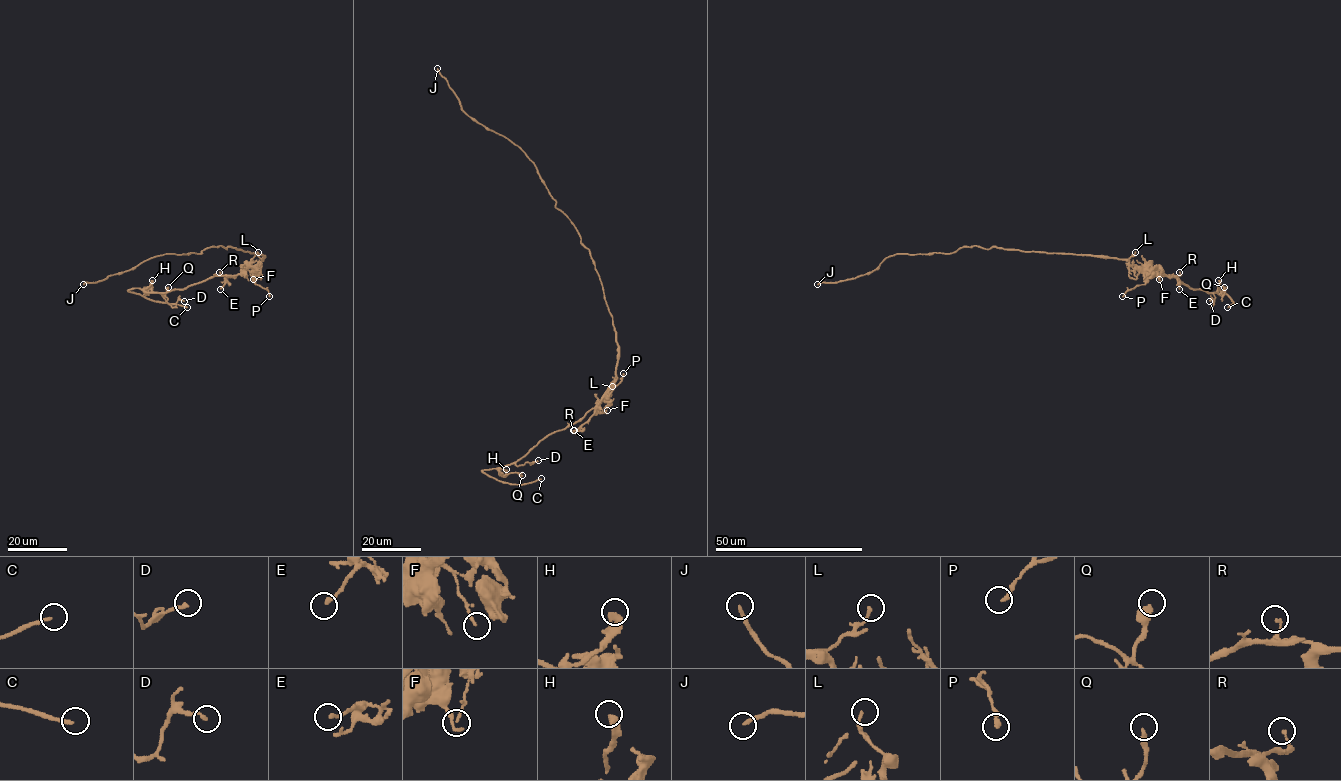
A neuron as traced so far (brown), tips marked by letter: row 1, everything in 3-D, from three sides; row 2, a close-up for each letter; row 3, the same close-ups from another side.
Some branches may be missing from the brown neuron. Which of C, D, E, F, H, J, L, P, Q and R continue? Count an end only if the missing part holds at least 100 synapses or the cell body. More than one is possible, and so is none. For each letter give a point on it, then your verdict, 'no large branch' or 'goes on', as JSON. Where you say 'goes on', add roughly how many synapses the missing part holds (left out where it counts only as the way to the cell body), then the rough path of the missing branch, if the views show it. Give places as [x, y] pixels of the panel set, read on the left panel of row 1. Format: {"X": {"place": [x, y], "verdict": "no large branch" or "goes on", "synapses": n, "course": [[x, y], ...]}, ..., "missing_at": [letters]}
{"C": {"place": [187, 307], "verdict": "goes on", "course": [[187, 307], [219, 307]]}, "D": {"place": [184, 301], "verdict": "no large branch"}, "E": {"place": [220, 289], "verdict": "no large branch"}, "F": {"place": [253, 279], "verdict": "no large branch"}, "H": {"place": [152, 280], "verdict": "no large branch"}, "J": {"place": [83, 284], "verdict": "no large branch"}, "L": {"place": [258, 252], "verdict": "no large branch"}, "P": {"place": [269, 296], "verdict": "no large branch"}, "Q": {"place": [168, 287], "verdict": "no large branch"}, "R": {"place": [219, 272], "verdict": "no large branch"}, "missing_at": ["C"]}

